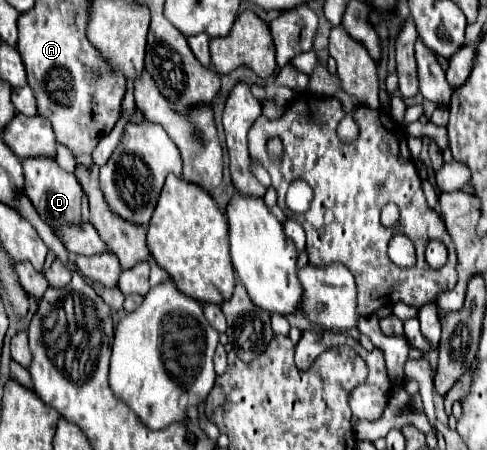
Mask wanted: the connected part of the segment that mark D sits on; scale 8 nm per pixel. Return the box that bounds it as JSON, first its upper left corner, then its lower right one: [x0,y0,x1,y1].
[23,158,83,228]

